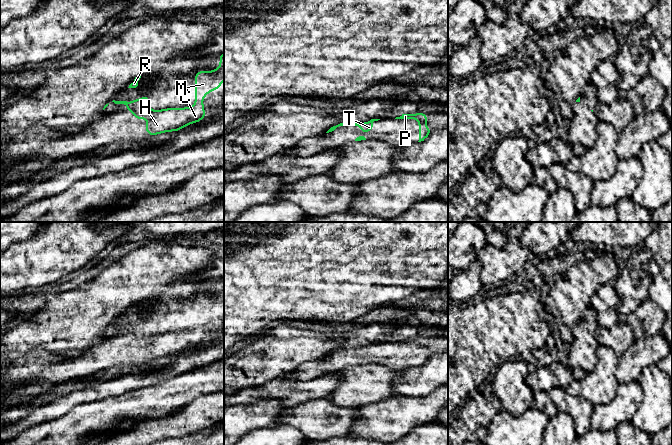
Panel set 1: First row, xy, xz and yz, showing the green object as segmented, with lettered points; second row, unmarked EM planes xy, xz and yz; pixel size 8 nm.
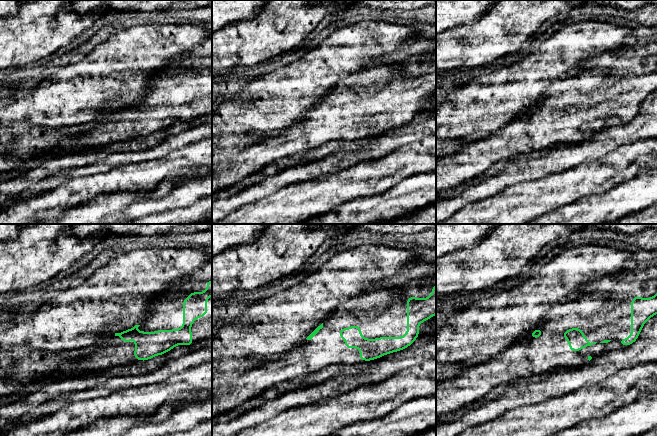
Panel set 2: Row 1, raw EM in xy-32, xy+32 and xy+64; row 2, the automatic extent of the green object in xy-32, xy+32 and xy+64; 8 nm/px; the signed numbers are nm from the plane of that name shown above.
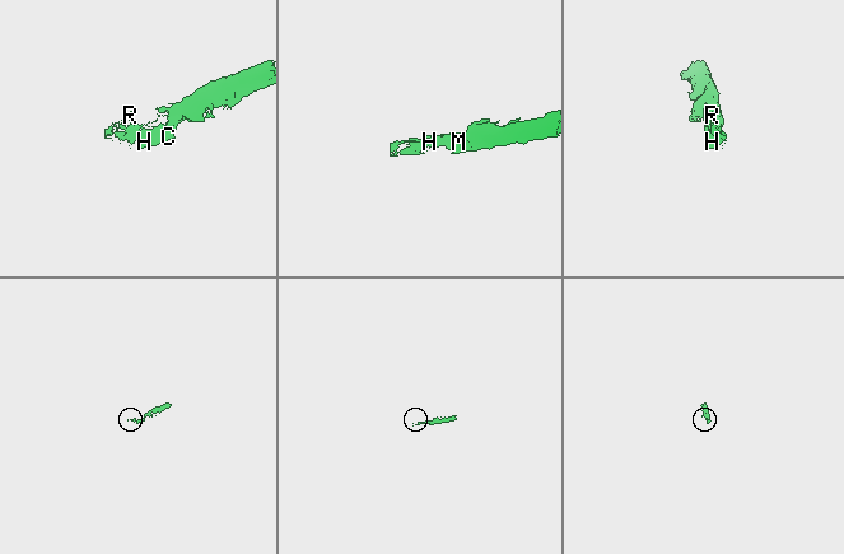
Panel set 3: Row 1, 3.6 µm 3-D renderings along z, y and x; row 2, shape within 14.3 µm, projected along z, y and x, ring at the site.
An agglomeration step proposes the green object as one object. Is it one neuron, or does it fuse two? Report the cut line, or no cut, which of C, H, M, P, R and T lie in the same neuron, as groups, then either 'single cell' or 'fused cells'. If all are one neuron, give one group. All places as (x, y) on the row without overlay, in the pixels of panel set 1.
no cut; C H M P R T; single cell

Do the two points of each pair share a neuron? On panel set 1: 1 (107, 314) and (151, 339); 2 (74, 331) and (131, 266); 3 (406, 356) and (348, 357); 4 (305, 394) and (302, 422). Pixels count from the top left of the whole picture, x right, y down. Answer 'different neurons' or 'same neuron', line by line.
1: different neurons
2: same neuron
3: same neuron
4: different neurons

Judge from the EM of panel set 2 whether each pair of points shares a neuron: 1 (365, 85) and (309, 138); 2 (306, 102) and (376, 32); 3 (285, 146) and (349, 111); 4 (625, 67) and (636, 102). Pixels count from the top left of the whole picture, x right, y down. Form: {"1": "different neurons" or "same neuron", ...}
{"1": "same neuron", "2": "same neuron", "3": "same neuron", "4": "different neurons"}

